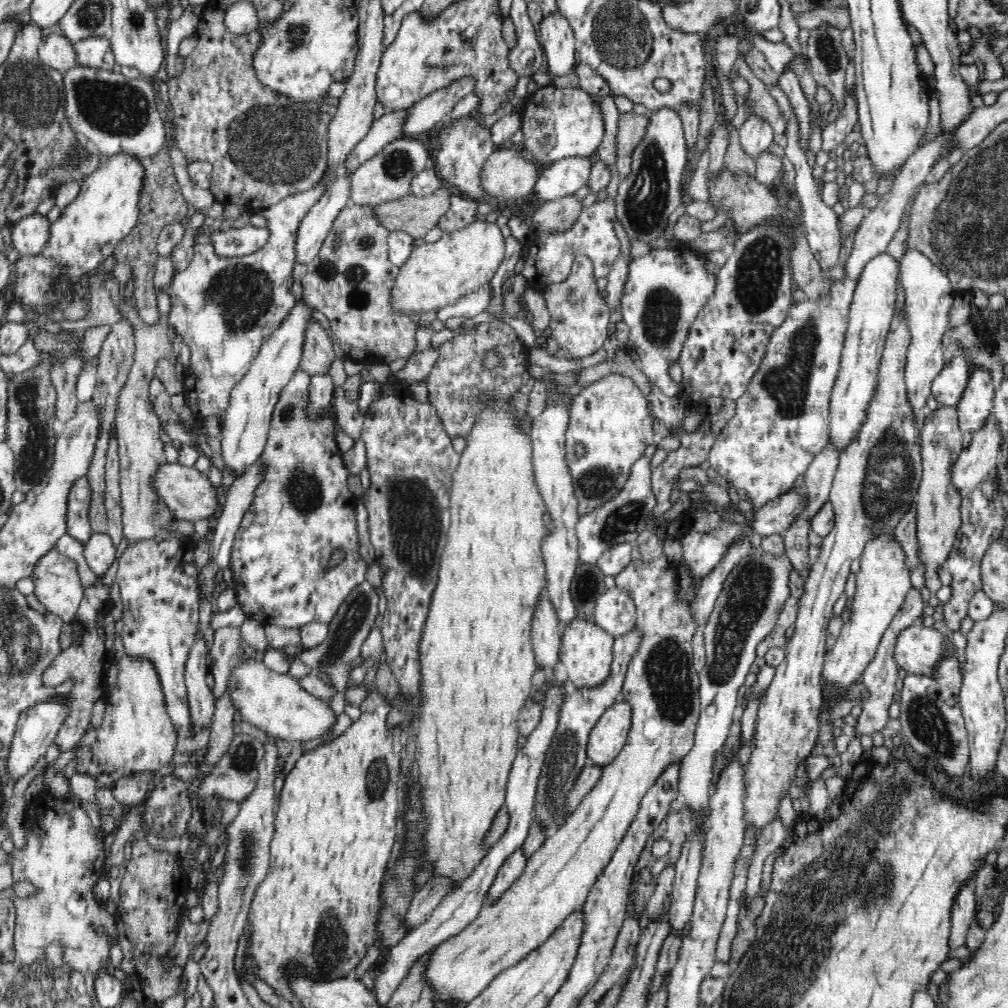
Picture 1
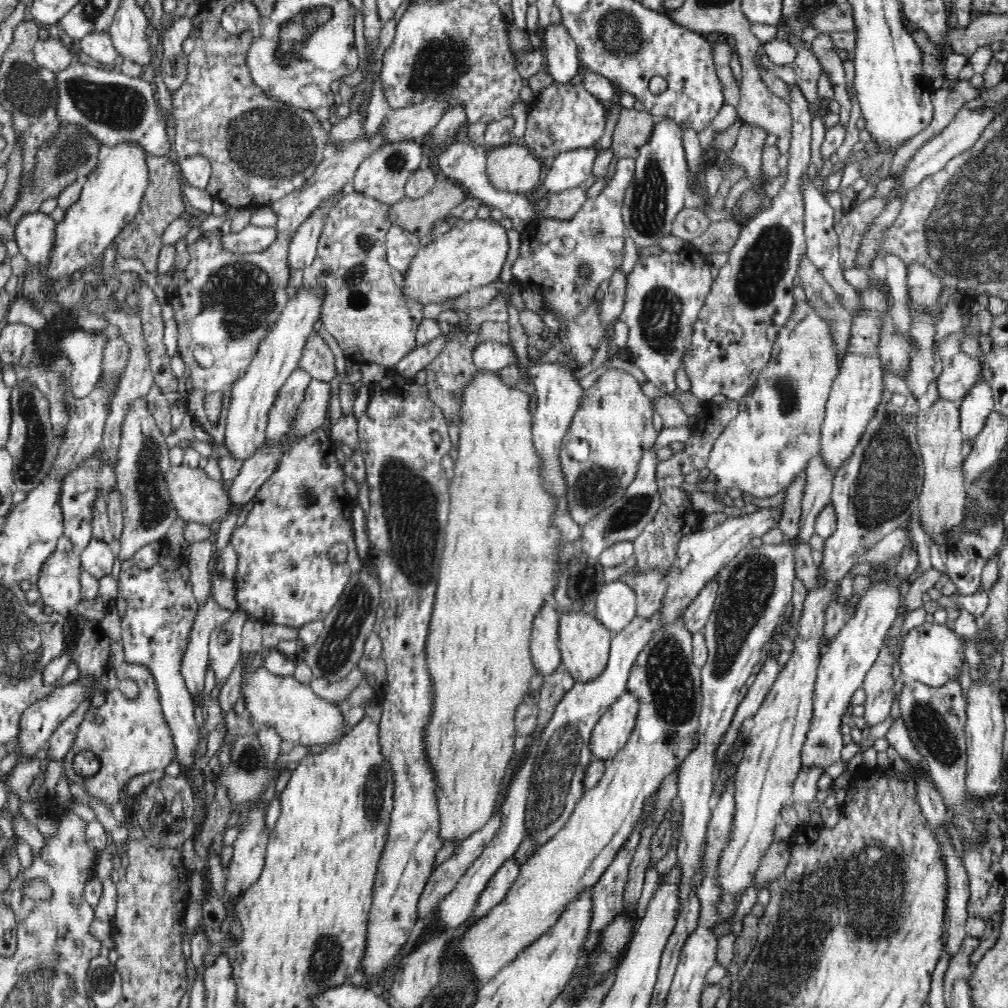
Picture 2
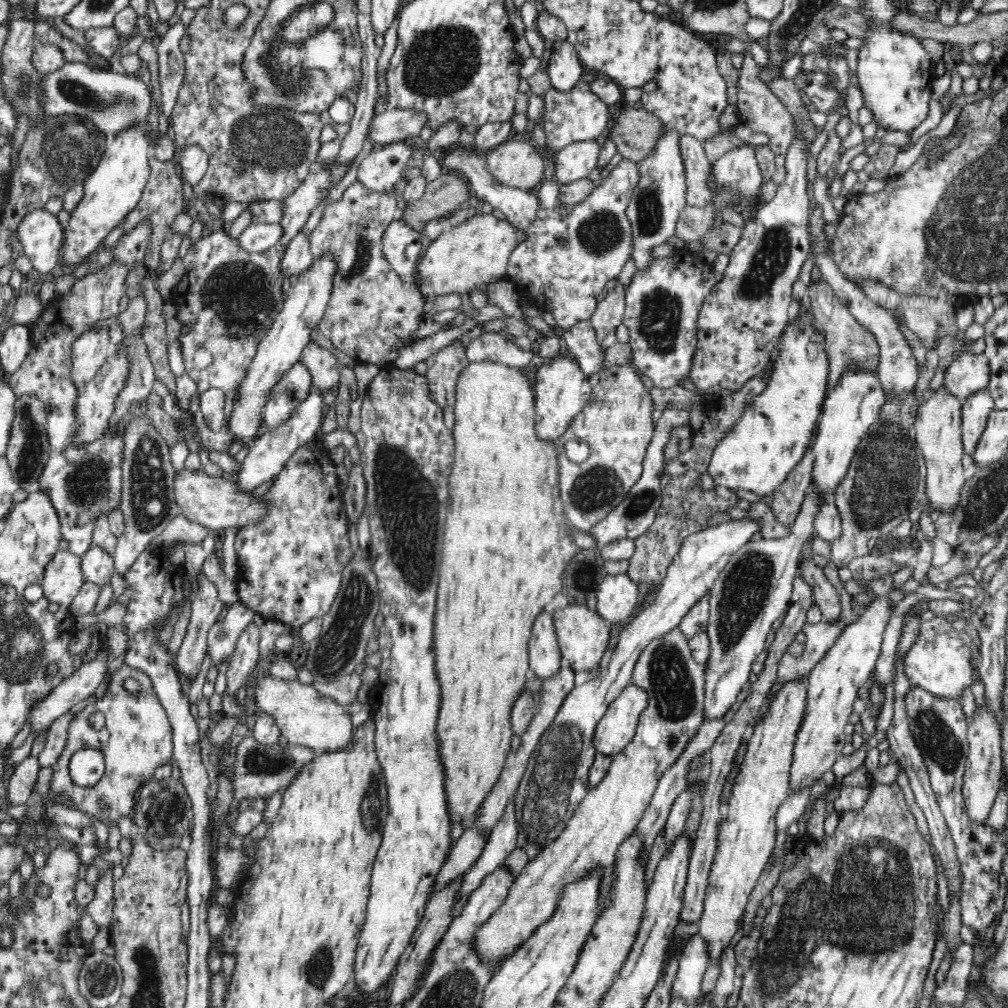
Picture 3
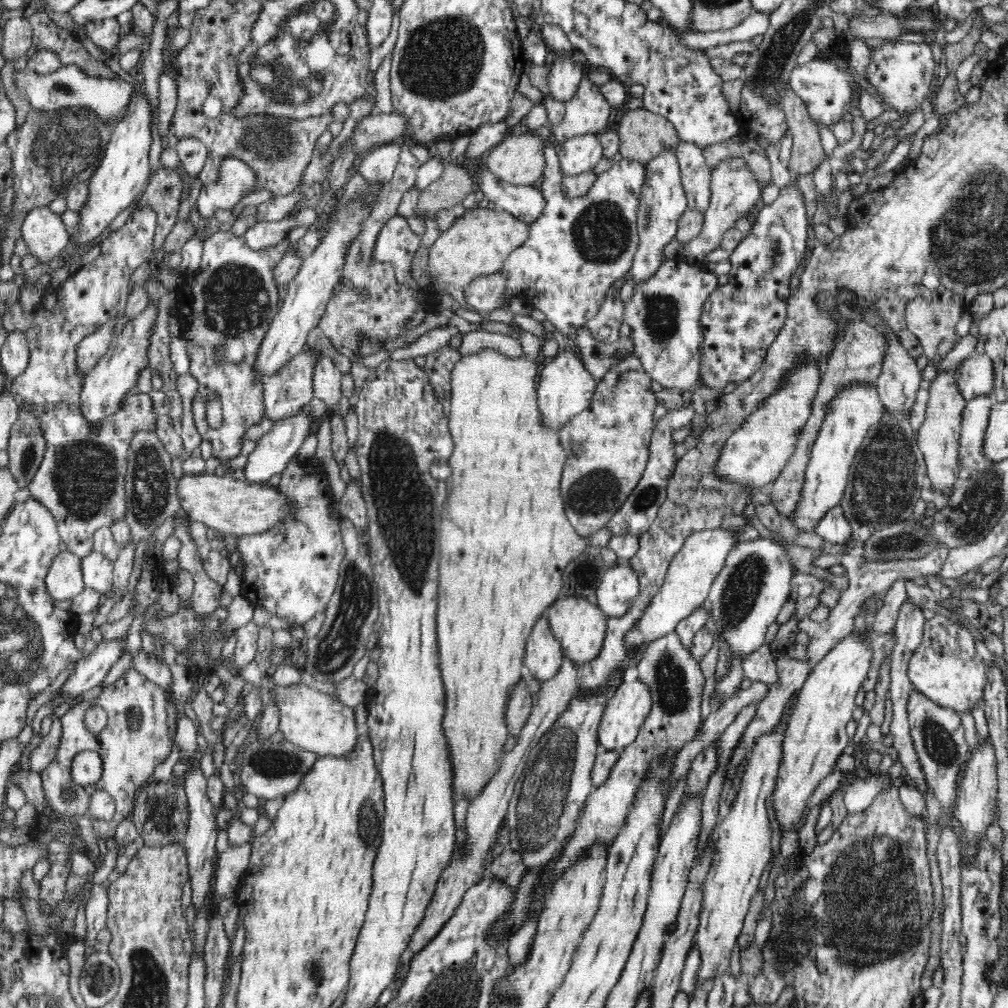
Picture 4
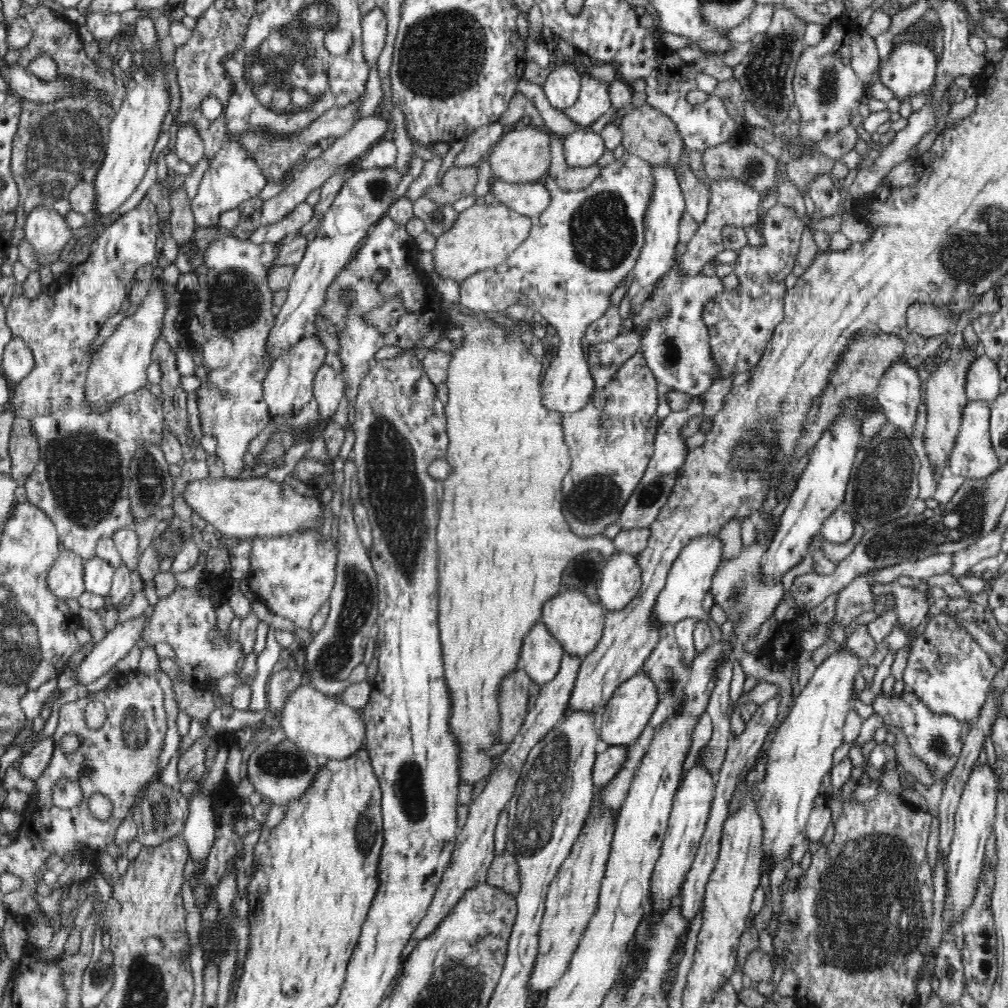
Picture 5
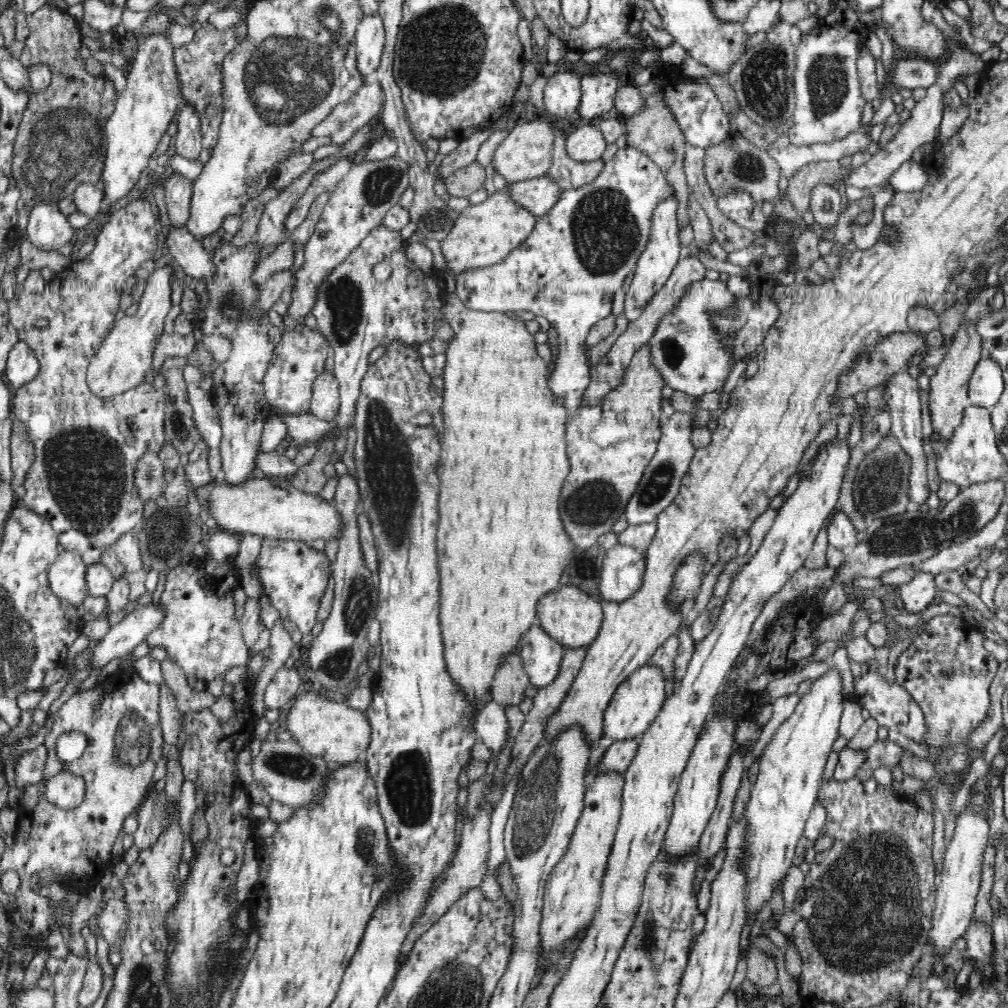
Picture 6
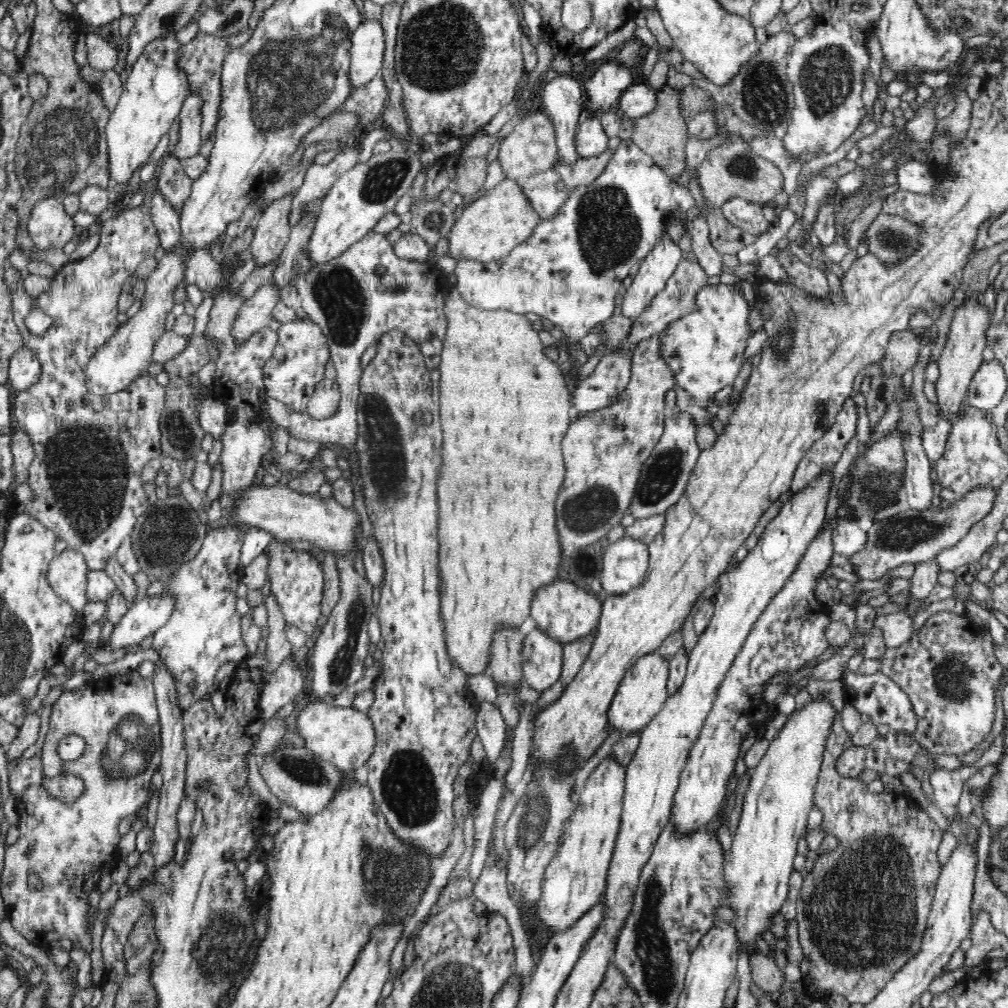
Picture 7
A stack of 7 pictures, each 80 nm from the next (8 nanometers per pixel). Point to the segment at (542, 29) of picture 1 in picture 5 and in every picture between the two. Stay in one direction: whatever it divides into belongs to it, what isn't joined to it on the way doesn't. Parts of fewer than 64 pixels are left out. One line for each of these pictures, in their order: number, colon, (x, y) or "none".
2: (561, 59)
3: (564, 67)
4: (564, 77)
5: (562, 86)

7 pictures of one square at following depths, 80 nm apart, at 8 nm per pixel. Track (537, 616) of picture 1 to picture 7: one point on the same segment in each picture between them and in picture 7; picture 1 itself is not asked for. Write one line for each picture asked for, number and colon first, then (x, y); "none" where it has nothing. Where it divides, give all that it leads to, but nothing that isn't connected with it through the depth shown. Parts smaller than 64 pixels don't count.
2: (544, 643)
3: (545, 658)
4: (544, 655)
5: (541, 656)
6: (542, 656)
7: (542, 657)

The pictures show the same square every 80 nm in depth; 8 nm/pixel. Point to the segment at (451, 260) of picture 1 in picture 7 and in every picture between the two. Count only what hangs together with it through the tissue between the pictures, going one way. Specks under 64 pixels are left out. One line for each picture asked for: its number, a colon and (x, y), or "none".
2: (469, 256)
3: (475, 253)
4: (478, 243)
5: (483, 236)
6: (483, 234)
7: (491, 227)

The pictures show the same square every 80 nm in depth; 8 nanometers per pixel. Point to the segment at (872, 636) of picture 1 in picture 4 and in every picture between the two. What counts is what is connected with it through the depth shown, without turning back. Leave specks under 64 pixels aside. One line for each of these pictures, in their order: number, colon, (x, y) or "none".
2: (844, 663)
3: (832, 686)
4: (816, 734)

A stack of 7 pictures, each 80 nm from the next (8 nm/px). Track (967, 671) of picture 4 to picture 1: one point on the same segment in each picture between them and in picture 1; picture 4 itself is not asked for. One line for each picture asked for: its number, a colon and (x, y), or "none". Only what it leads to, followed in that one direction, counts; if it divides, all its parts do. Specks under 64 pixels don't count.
1: (918, 650)
2: (932, 654)
3: (940, 662)

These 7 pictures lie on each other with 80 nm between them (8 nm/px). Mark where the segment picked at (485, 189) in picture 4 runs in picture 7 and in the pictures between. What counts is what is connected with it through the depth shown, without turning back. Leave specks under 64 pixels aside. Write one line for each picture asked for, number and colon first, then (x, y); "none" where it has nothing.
5: (530, 199)
6: (538, 195)
7: (546, 191)

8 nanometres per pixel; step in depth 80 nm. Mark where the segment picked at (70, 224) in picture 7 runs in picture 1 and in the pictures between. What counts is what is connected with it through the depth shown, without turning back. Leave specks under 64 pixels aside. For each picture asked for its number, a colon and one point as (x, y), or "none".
1: (30, 234)
2: (35, 233)
3: (41, 235)
4: (43, 231)
5: (46, 230)
6: (48, 228)

